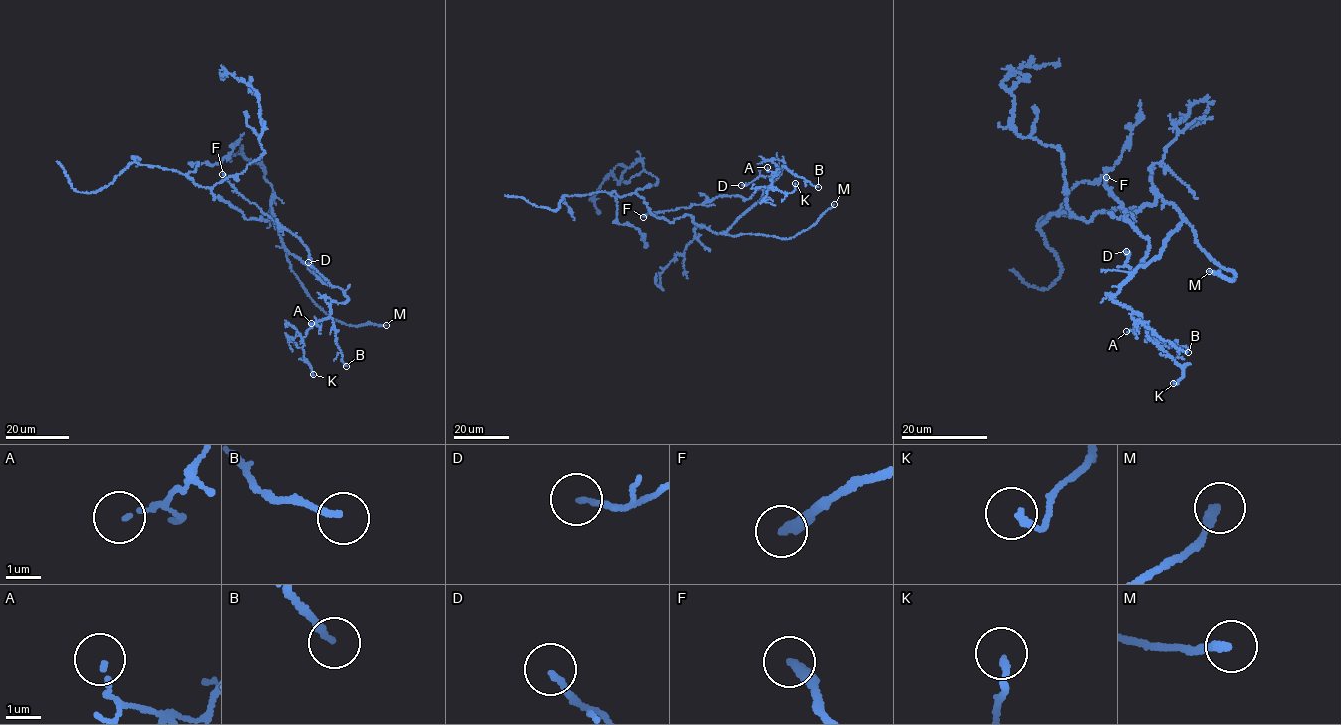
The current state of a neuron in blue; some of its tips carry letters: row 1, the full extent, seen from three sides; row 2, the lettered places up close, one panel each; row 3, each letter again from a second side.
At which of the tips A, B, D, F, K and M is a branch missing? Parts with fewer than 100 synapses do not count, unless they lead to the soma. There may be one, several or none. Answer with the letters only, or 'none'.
none

